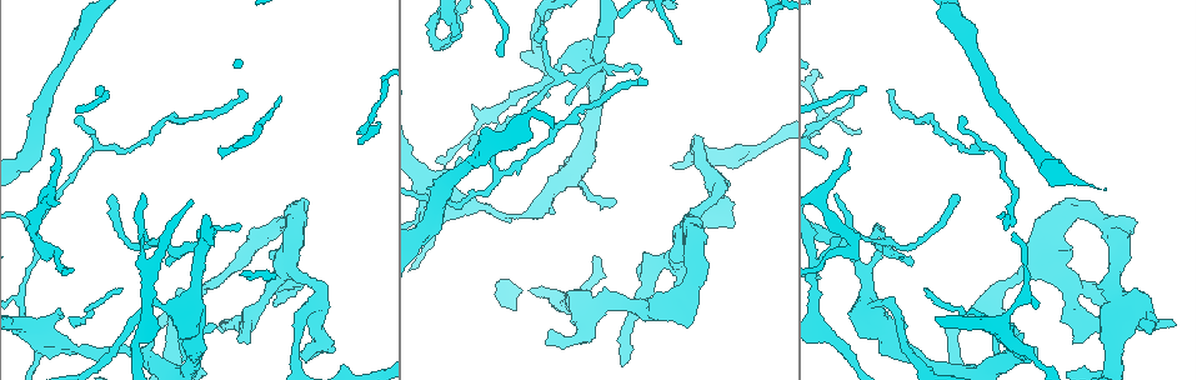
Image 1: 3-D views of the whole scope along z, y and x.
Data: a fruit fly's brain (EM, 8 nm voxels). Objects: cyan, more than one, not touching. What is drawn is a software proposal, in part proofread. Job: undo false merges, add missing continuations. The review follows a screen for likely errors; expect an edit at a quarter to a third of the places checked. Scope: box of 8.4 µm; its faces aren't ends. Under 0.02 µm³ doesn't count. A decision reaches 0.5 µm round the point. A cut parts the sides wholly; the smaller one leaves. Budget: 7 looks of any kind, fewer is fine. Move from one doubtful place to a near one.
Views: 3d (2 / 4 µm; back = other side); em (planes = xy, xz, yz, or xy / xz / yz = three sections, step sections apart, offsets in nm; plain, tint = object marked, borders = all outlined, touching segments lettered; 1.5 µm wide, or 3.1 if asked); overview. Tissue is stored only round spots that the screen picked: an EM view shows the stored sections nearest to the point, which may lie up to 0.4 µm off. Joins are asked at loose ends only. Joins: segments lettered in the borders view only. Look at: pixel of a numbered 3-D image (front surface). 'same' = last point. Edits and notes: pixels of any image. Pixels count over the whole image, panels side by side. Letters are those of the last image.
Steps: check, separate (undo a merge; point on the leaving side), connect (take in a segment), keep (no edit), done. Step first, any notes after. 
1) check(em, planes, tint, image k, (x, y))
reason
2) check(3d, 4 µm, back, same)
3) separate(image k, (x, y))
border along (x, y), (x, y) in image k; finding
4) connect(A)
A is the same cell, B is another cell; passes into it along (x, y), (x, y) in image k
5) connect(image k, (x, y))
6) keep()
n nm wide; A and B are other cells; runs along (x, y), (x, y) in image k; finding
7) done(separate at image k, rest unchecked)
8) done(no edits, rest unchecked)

check(em, xy, step 8, tint, image 1, (849, 151))

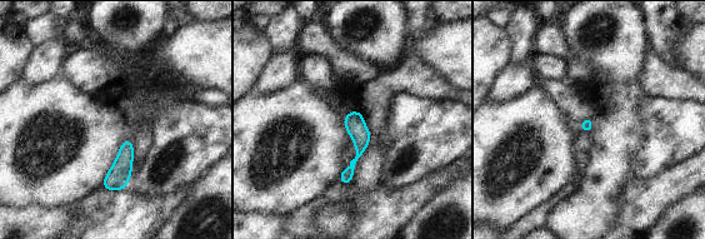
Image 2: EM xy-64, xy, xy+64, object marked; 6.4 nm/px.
check(em, planes, borders, same)

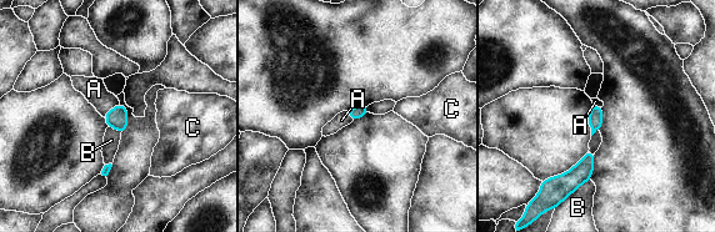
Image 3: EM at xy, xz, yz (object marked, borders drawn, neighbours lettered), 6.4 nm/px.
connect(A)
A is the same cell, B and C are other cells; the neuron continues

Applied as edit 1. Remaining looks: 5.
check(3d, 4 µm, image 1, (560, 75))
a fork

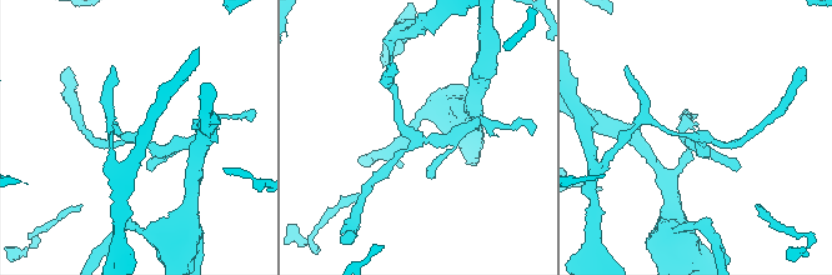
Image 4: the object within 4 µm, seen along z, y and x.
check(em, xy, step 8, borders, image 4, (702, 139))
need the tissue

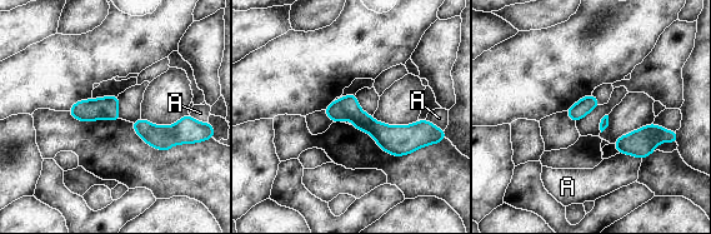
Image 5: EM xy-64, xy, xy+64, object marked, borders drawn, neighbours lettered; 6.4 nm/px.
separate(image 5, (346, 106))
100 nm wide; A is another cell; border along (372, 119), (366, 130) in image 5; a second neuron is stuck on

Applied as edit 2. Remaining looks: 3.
done(connect at image 3, separate at image 5, rest unchecked)

